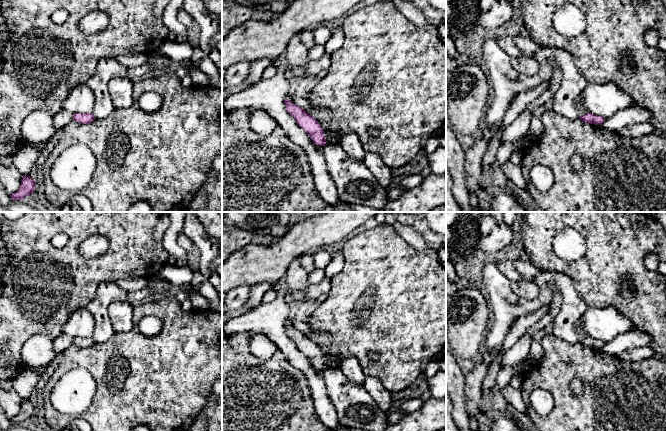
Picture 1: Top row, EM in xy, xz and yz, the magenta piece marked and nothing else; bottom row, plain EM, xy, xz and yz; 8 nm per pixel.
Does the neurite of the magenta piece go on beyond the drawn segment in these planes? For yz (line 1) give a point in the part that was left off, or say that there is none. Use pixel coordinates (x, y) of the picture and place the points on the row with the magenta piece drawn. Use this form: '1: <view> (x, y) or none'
1: none

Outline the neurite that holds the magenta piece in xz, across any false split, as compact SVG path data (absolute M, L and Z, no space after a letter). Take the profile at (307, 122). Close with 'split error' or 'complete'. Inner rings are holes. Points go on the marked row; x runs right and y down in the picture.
M285 98L284 103L288 113L296 120L299 127L311 137L314 144L323 146L328 143L319 122L311 114L287 98Z | complete

